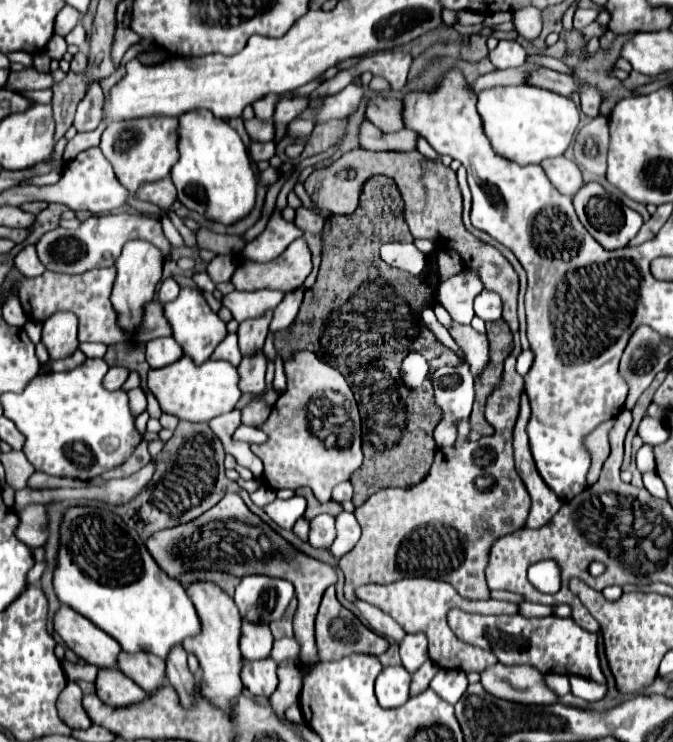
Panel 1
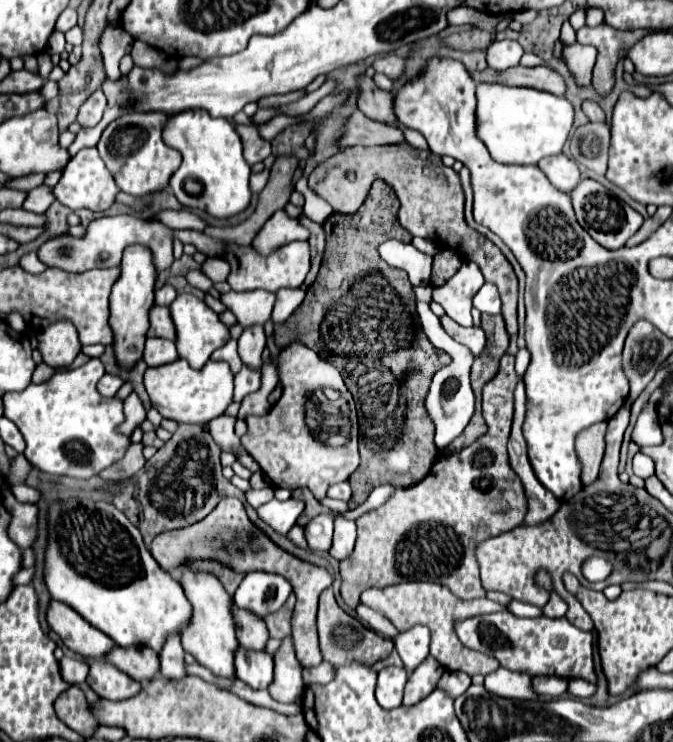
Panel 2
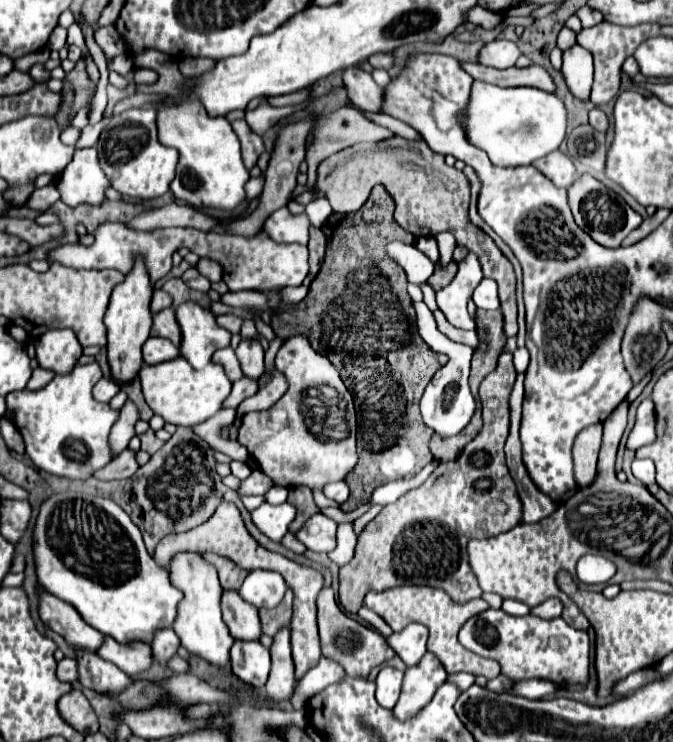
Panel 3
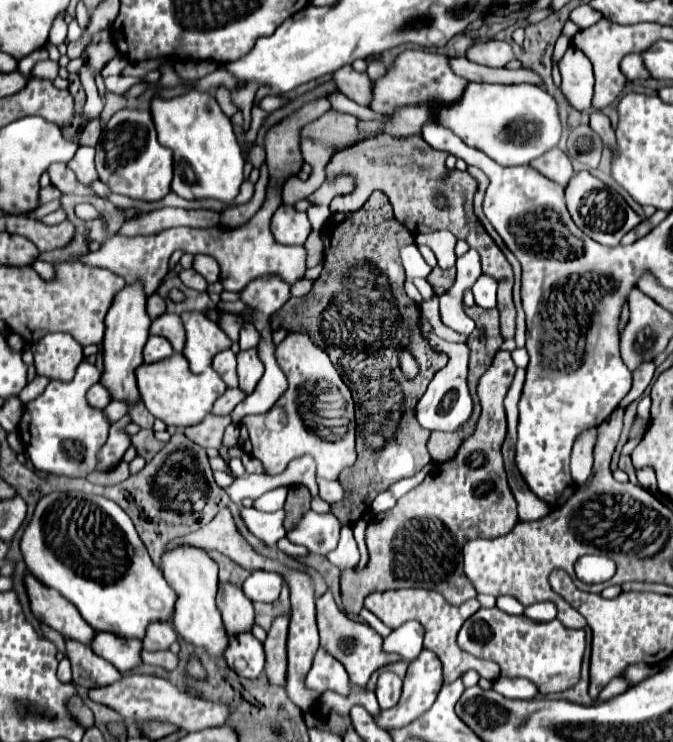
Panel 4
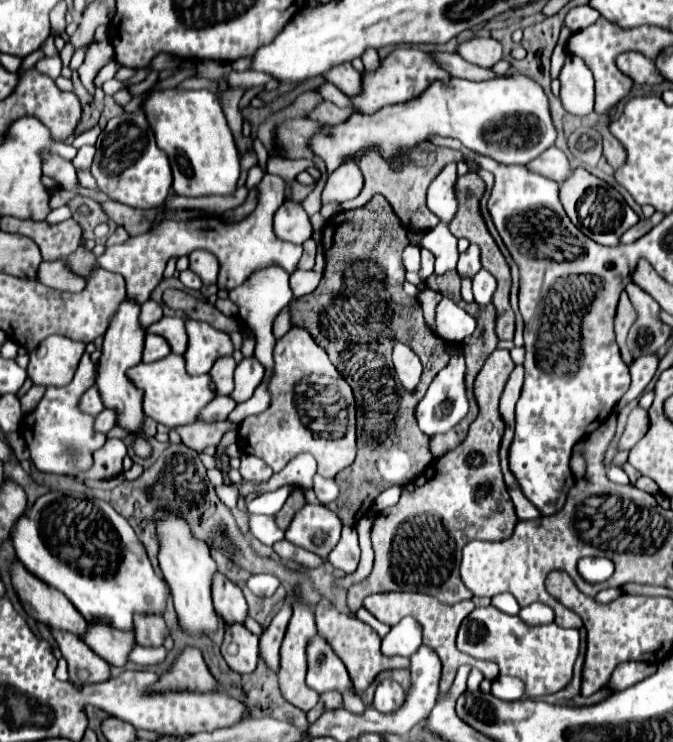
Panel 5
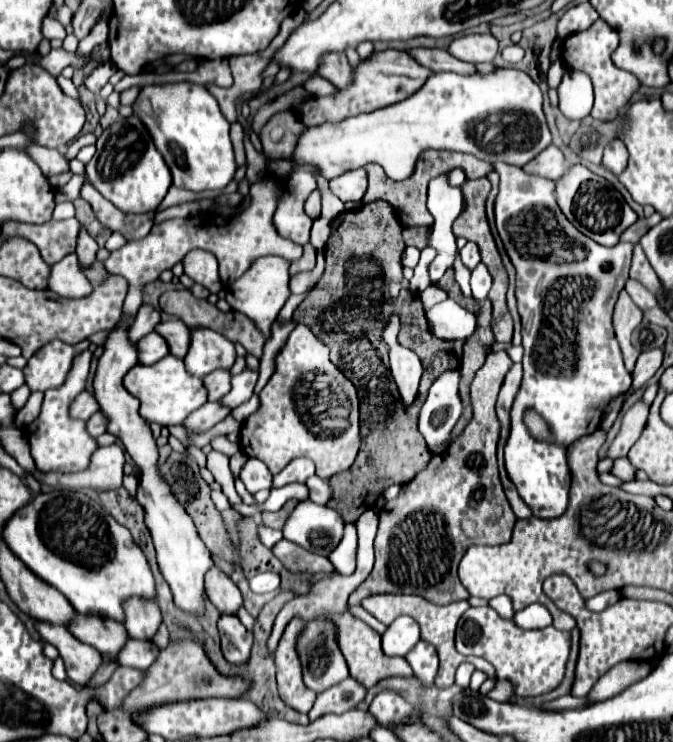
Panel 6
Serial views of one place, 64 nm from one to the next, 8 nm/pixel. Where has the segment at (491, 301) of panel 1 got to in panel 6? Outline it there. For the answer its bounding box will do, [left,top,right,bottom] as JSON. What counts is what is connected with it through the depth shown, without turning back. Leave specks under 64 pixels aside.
[470,262,492,300]

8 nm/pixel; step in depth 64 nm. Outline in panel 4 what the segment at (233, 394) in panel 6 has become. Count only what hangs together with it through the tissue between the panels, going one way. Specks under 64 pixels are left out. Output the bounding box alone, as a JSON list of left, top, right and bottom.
[238,348,264,394]

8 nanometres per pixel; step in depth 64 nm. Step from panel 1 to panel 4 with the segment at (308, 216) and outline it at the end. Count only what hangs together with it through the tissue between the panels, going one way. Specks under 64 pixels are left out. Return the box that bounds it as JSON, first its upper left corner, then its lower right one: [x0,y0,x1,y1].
[304,231,324,268]

